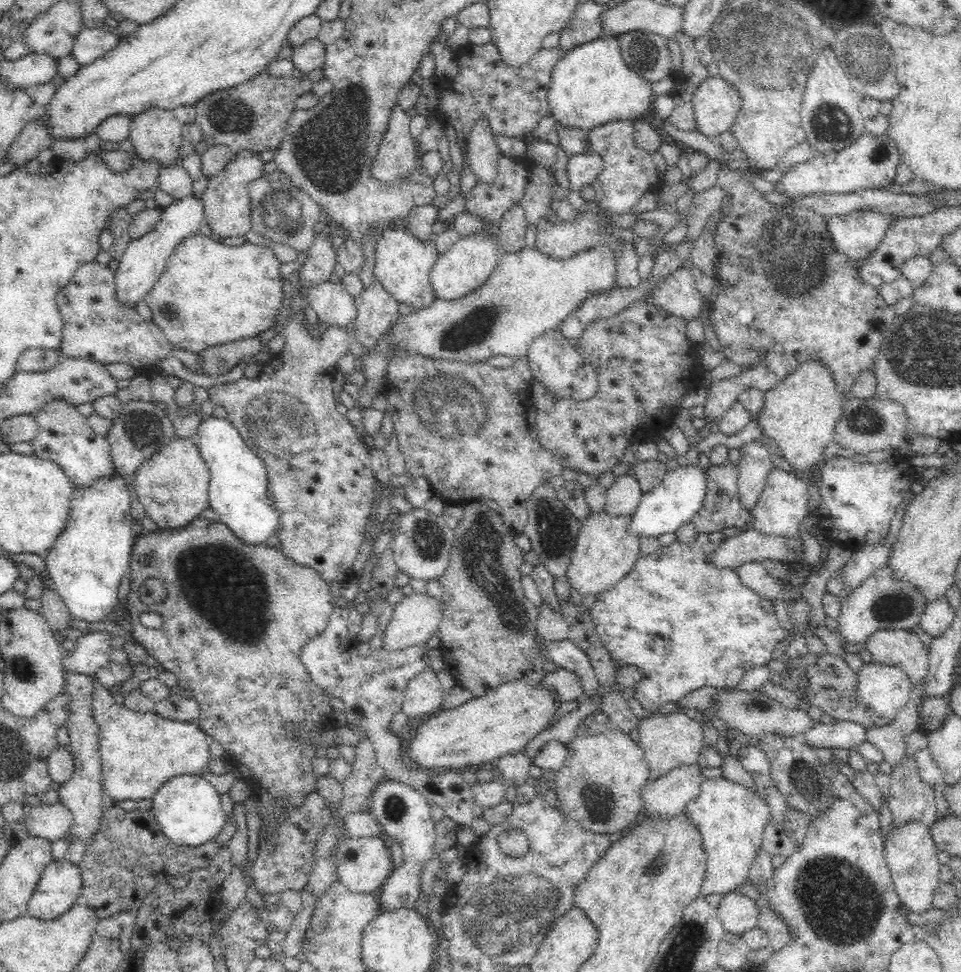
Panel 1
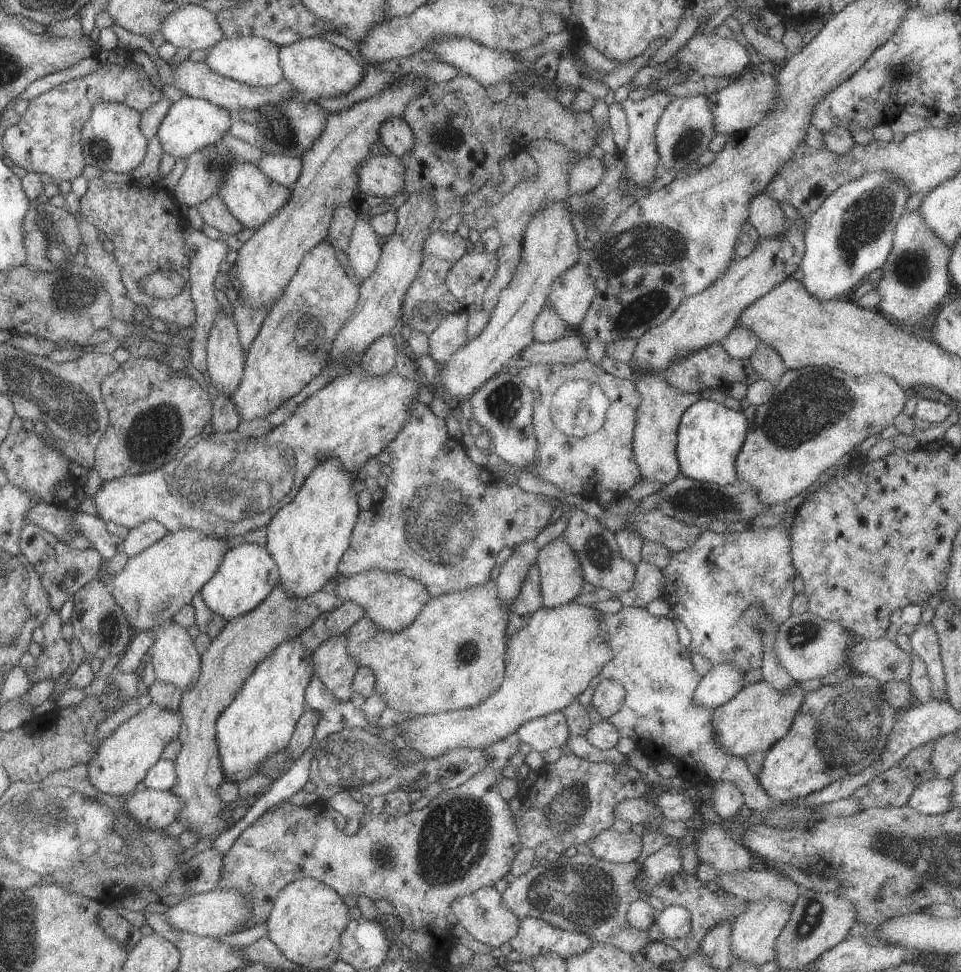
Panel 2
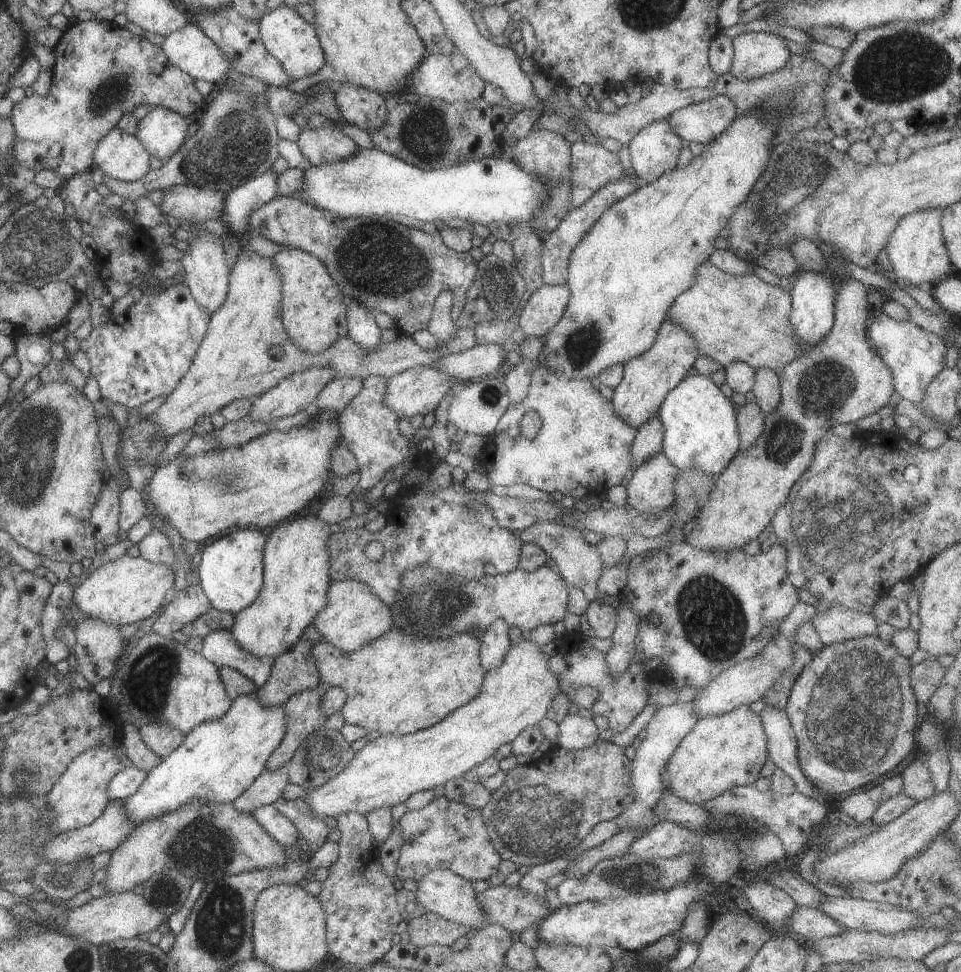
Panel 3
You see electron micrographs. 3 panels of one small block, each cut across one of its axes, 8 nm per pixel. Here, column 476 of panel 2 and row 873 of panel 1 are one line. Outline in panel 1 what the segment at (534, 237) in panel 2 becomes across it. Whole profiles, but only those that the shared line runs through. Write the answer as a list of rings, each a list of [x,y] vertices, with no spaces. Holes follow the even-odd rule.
[[[383,835],[362,838],[348,836],[345,839],[340,839],[332,851],[337,864],[337,880],[356,894],[378,892],[394,868],[391,851],[386,847]]]

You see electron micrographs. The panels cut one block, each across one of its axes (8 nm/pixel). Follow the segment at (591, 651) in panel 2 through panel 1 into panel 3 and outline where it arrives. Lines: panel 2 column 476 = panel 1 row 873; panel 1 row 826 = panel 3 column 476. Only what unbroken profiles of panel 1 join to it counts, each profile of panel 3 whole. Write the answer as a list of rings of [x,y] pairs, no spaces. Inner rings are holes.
[[[525,635],[521,642],[510,645],[508,652],[505,654],[505,658],[497,667],[491,668],[491,670],[487,672],[487,675],[483,680],[482,690],[478,693],[476,698],[473,698],[464,706],[456,709],[453,713],[450,713],[446,718],[444,718],[444,720],[441,720],[438,724],[432,725],[430,728],[422,729],[407,735],[380,735],[380,737],[370,741],[367,746],[358,751],[354,755],[354,758],[350,761],[350,764],[344,770],[340,771],[333,779],[330,779],[321,787],[318,787],[317,789],[310,789],[309,794],[303,799],[306,799],[310,803],[313,811],[320,818],[324,818],[324,816],[333,816],[334,818],[337,818],[338,815],[341,815],[342,813],[349,813],[350,811],[366,815],[382,807],[391,809],[393,806],[404,803],[405,800],[409,796],[412,796],[412,794],[416,791],[434,789],[436,786],[440,786],[440,784],[446,784],[449,780],[464,776],[464,774],[472,767],[481,765],[487,758],[490,758],[490,756],[495,756],[496,751],[500,748],[500,746],[506,743],[511,743],[525,728],[533,727],[541,720],[547,718],[548,709],[550,708],[552,701],[555,700],[556,695],[560,692],[560,684],[559,678],[550,670],[548,655],[546,655],[541,648],[542,647],[540,647],[538,643],[531,641],[527,635]]]

